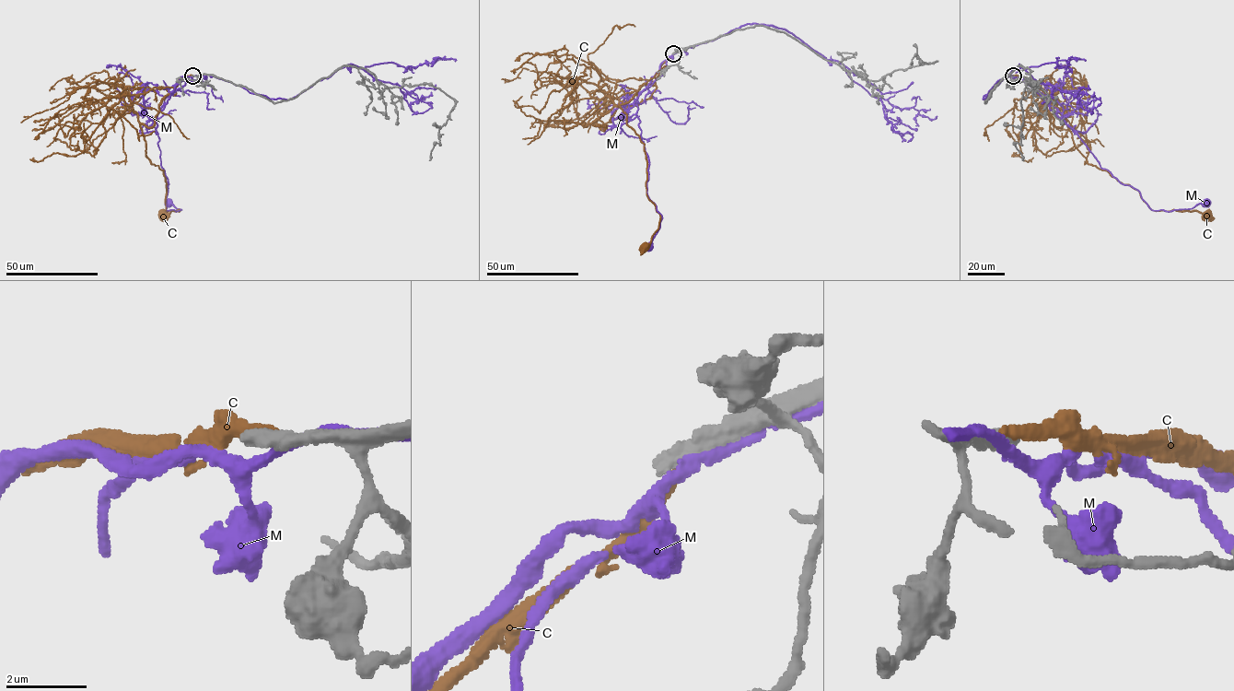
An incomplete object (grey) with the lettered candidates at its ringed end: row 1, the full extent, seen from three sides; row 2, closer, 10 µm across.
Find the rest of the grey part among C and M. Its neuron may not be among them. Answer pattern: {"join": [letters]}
{"join": []}

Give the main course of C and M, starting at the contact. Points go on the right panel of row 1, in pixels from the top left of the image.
C: (1013, 76), (1043, 90), (1053, 123), (1065, 122), (1088, 164), (1130, 184), (1152, 209), (1206, 216)
M: (1011, 75), (1029, 82), (1076, 133), (1101, 168), (1122, 183), (1136, 189), (1151, 209), (1169, 211), (1207, 203)

